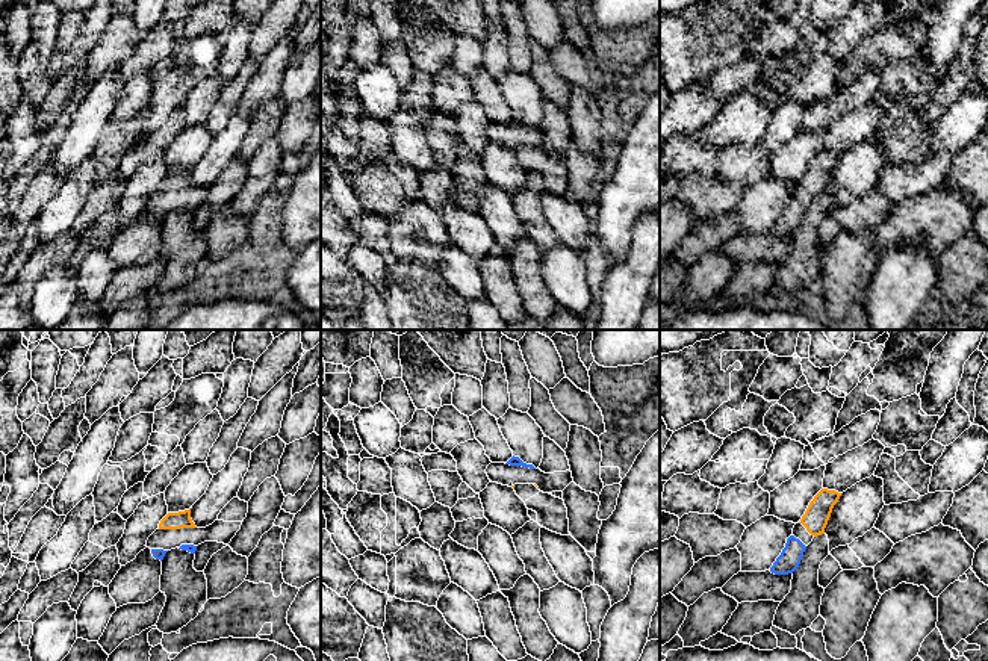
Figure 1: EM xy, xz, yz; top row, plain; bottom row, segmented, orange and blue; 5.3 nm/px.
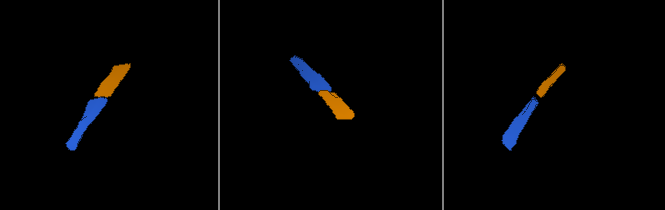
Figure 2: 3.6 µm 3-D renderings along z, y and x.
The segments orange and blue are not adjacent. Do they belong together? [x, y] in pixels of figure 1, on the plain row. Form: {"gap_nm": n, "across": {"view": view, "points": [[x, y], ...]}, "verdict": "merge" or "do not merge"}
{"gap_nm": 70, "across": {"view": "yz", "points": [[807, 191], [798, 200]]}, "verdict": "merge"}

